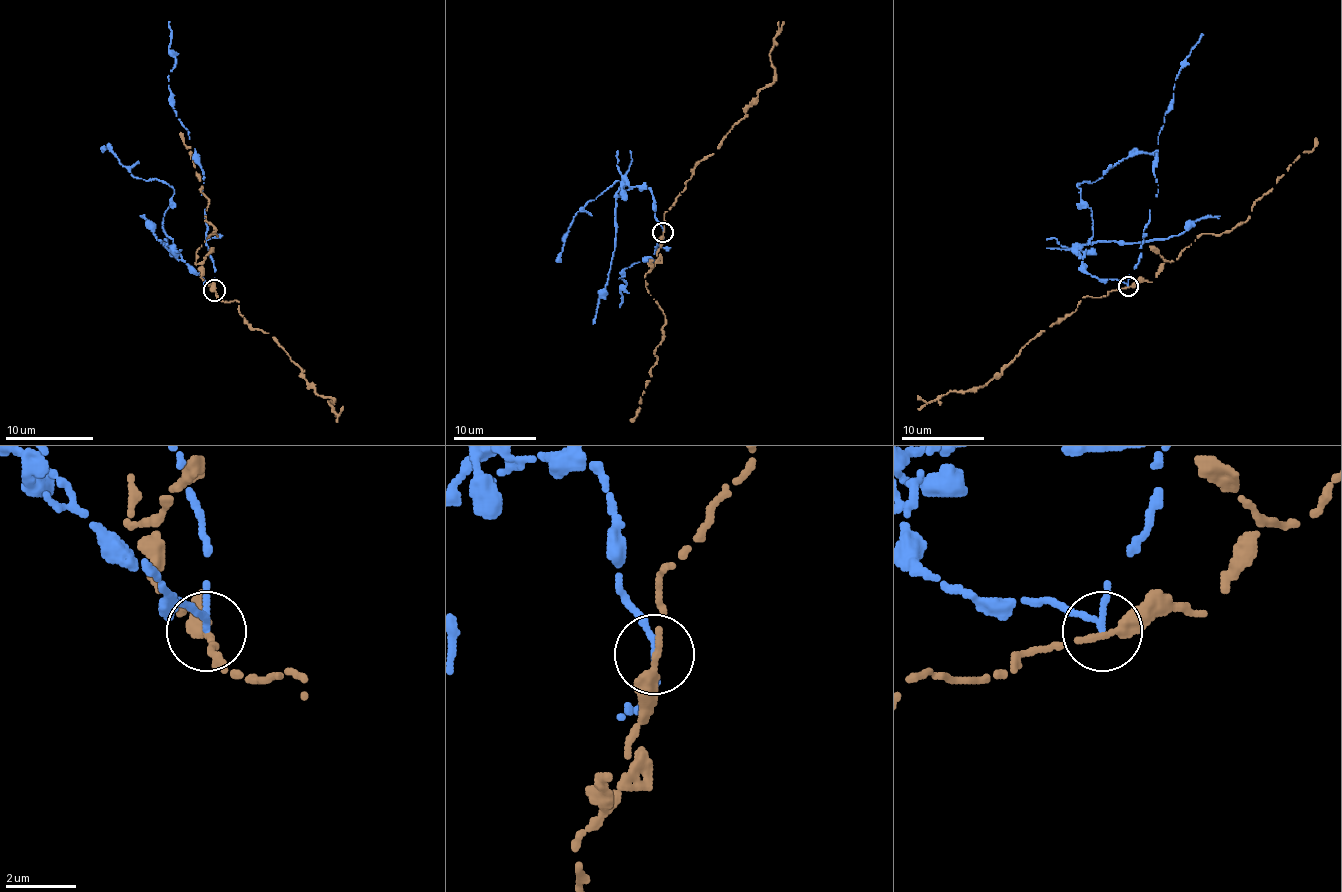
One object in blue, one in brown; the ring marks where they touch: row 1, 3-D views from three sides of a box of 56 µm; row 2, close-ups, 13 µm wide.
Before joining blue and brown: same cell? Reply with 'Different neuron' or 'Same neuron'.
Different neuron

